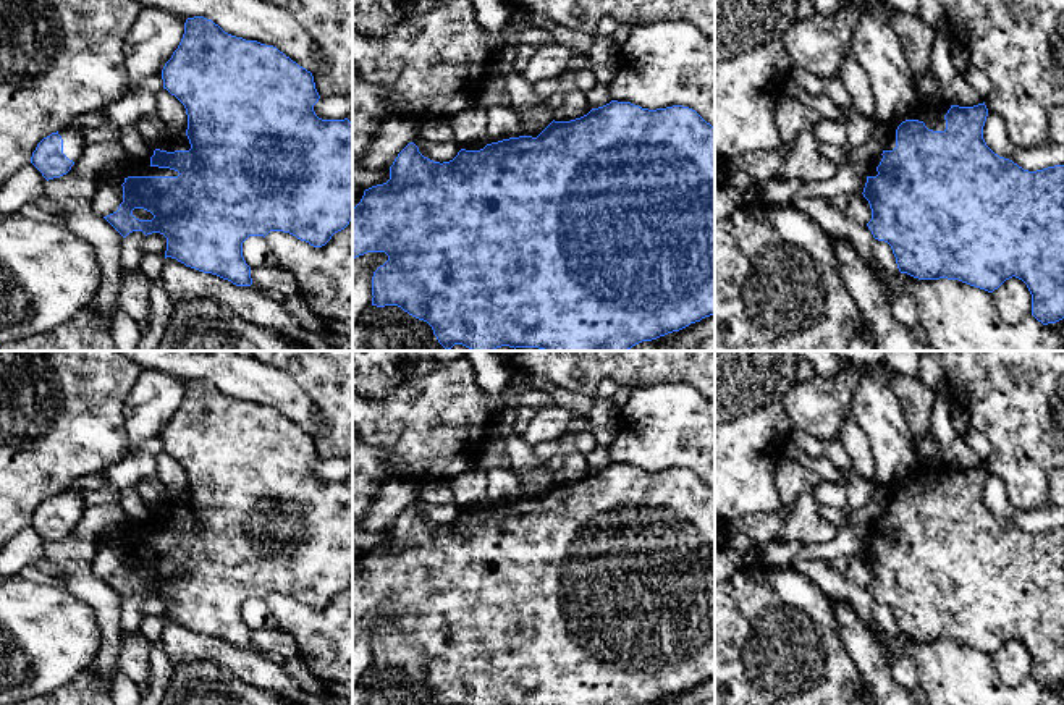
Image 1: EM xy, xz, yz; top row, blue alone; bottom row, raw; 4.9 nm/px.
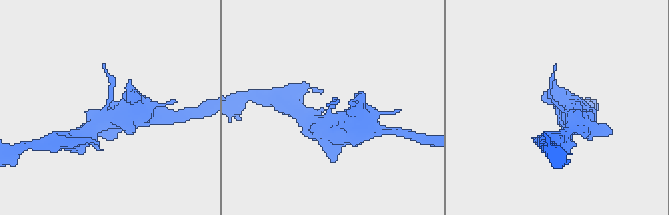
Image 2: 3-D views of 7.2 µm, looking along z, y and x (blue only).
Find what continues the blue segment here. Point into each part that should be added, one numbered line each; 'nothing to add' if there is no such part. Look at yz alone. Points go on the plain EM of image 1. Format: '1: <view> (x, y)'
1: yz (932, 476)

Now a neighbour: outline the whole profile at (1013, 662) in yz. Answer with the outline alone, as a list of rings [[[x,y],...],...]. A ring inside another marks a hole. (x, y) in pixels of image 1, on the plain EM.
[[[1012,639],[991,655],[996,673],[1007,686],[1019,686],[1032,678],[1032,656],[1027,647]]]

